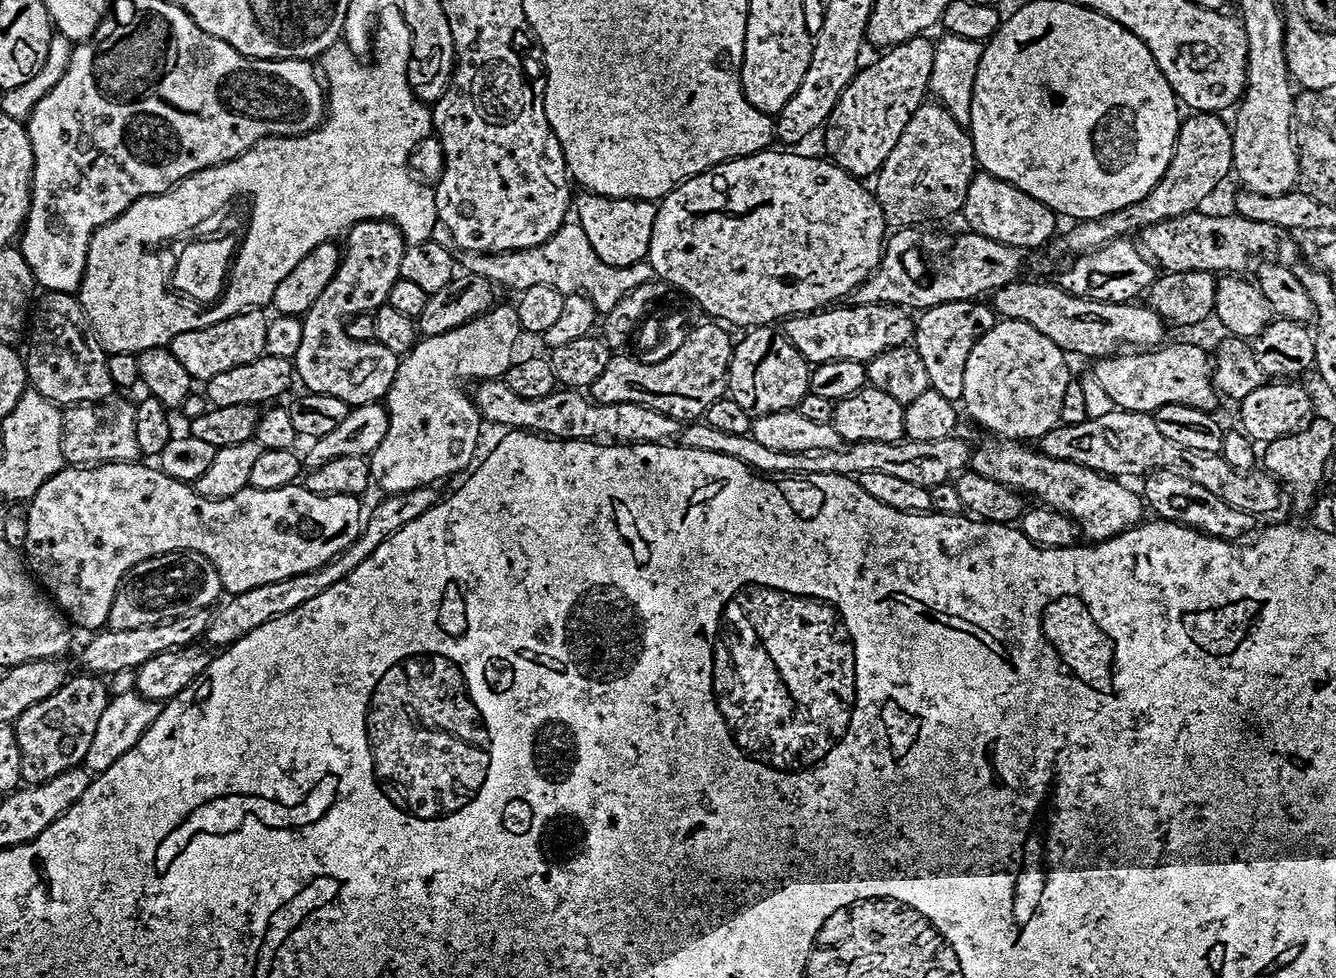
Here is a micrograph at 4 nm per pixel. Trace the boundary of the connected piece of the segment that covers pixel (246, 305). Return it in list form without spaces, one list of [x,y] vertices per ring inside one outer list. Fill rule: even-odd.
[[[392,11],[383,15],[375,29],[372,46],[378,54],[370,64],[362,64],[364,62],[343,42],[332,44],[318,57],[318,68],[326,87],[326,113],[318,128],[297,136],[267,137],[233,160],[203,168],[201,172],[188,176],[170,192],[135,200],[117,220],[102,225],[93,234],[78,299],[105,353],[139,354],[148,348],[168,346],[175,336],[186,330],[205,328],[237,316],[239,312],[264,306],[260,304],[267,305],[274,290],[278,290],[278,282],[282,282],[282,278],[286,278],[286,274],[290,274],[290,270],[294,270],[294,266],[298,266],[298,262],[302,262],[310,250],[336,238],[332,236],[339,237],[359,220],[390,220],[399,228],[408,244],[430,240],[434,222],[438,219],[436,194],[431,187],[423,188],[419,184],[421,181],[410,171],[409,156],[417,144],[433,131],[432,114],[416,99],[412,84],[408,82],[408,62],[412,60],[411,32],[398,13]],[[246,190],[254,192],[254,230],[250,238],[252,242],[248,242],[242,256],[238,256],[240,260],[232,286],[228,288],[228,300],[224,298],[222,306],[208,318],[194,320],[196,324],[184,324],[182,316],[168,316],[168,298],[162,296],[162,286],[174,258],[174,246],[180,246],[188,232],[200,232],[200,238],[204,240],[214,238],[210,236],[210,228],[202,228],[204,216],[216,210],[218,202],[226,202],[232,192]],[[176,232],[178,238],[166,258],[144,254],[142,244],[148,246],[148,240],[160,240]],[[156,262],[162,264],[162,284]]]

